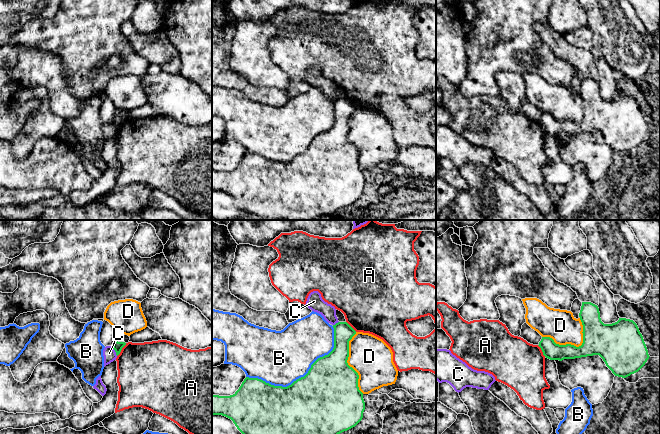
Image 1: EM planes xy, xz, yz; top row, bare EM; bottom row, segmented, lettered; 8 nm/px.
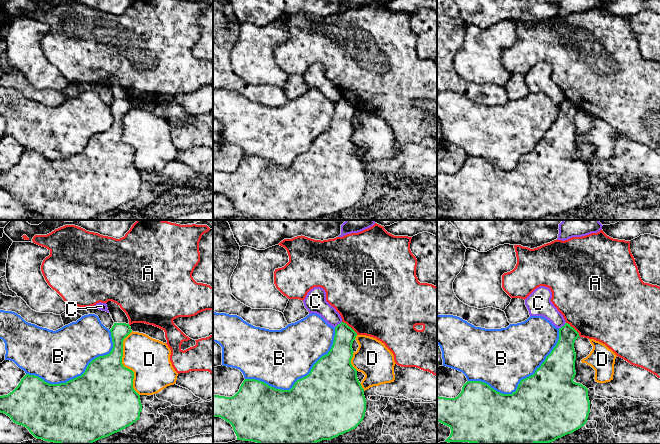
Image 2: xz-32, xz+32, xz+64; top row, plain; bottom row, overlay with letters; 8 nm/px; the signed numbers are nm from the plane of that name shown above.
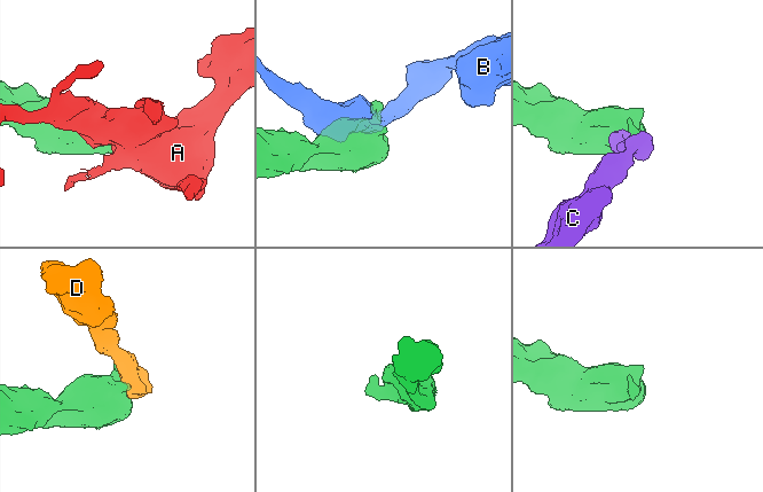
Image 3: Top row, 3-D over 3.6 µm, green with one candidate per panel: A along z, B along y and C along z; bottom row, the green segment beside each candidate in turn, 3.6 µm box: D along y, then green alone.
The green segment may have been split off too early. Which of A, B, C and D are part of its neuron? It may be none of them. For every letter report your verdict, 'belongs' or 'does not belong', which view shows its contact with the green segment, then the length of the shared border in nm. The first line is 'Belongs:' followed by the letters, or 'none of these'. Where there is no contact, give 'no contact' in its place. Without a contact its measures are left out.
Belongs: none of these
A: does not belong; contact in xy; length 130 nm
B: does not belong; contact in xz; length 800 nm
C: does not belong; contact in xy; length 100 nm
D: does not belong; contact in yz; length 340 nm

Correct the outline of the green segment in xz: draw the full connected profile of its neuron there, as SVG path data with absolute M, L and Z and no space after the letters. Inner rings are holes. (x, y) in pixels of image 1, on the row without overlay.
M338 98L333 101L334 104L334 124L333 126L323 133L318 134L309 145L308 149L287 163L274 162L258 154L246 153L242 158L239 165L230 172L219 172L212 170L212 191L222 191L233 197L237 205L248 215L255 215L256 217L265 218L269 220L315 220L323 215L330 215L338 210L355 203L363 194L365 186L365 178L363 169L358 163L358 149L348 141L347 136L349 133L349 117L356 110L356 107L347 98Z

